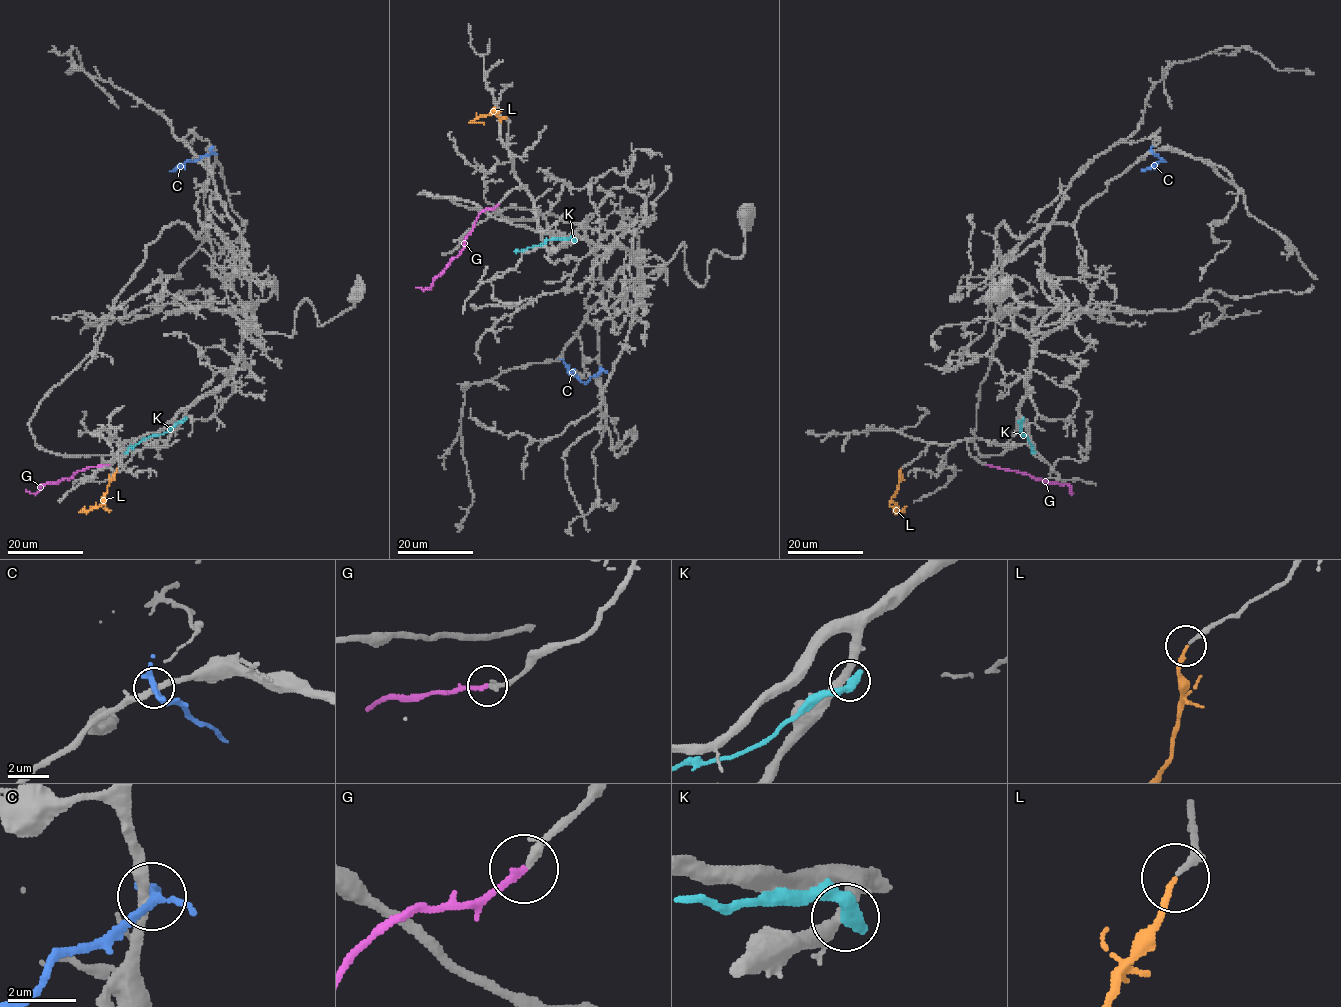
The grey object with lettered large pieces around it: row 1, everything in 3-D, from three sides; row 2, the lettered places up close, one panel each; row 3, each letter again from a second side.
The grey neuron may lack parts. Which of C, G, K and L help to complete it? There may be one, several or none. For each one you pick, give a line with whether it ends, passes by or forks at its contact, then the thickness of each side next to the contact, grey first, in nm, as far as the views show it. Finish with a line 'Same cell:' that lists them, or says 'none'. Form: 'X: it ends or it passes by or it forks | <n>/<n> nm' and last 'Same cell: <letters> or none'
G: it ends | 280/200 nm
L: it ends | 170/170 nm
Same cell: G, L

